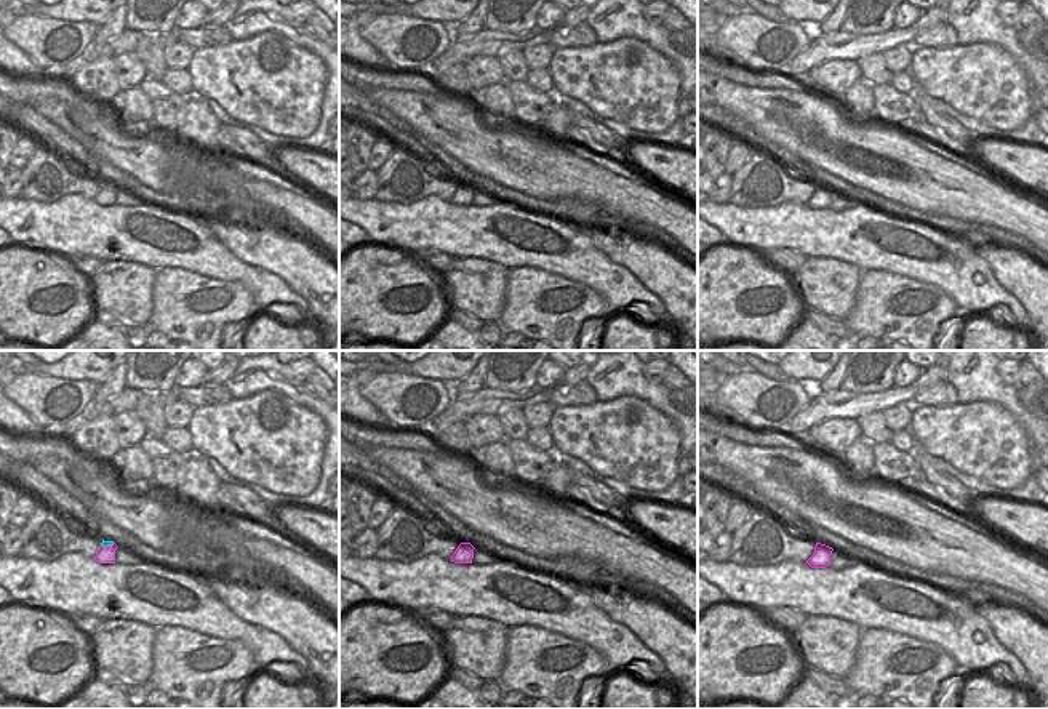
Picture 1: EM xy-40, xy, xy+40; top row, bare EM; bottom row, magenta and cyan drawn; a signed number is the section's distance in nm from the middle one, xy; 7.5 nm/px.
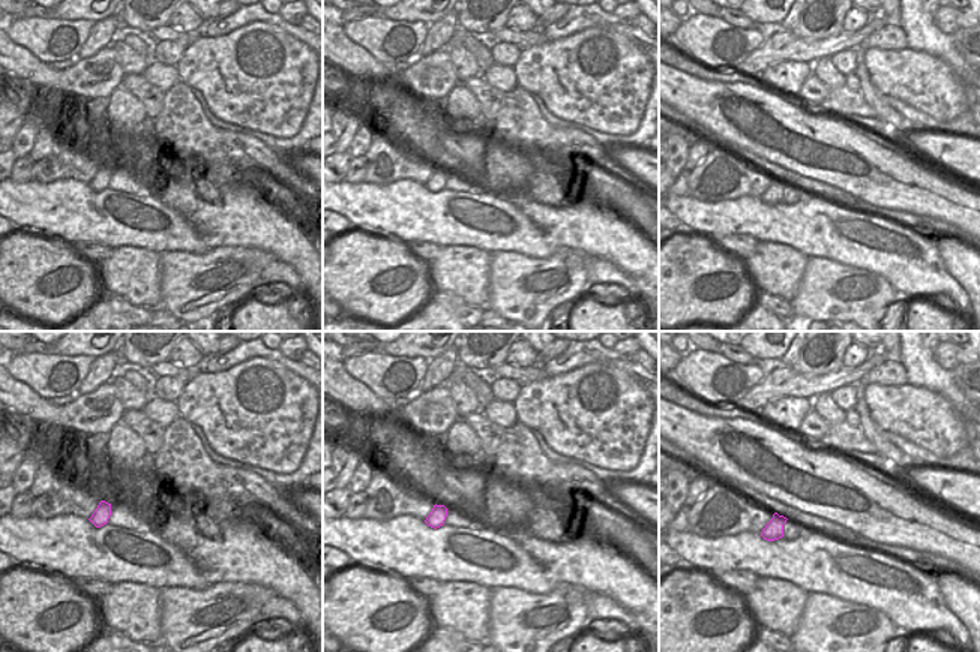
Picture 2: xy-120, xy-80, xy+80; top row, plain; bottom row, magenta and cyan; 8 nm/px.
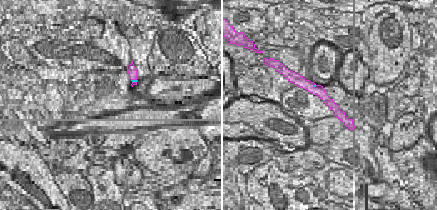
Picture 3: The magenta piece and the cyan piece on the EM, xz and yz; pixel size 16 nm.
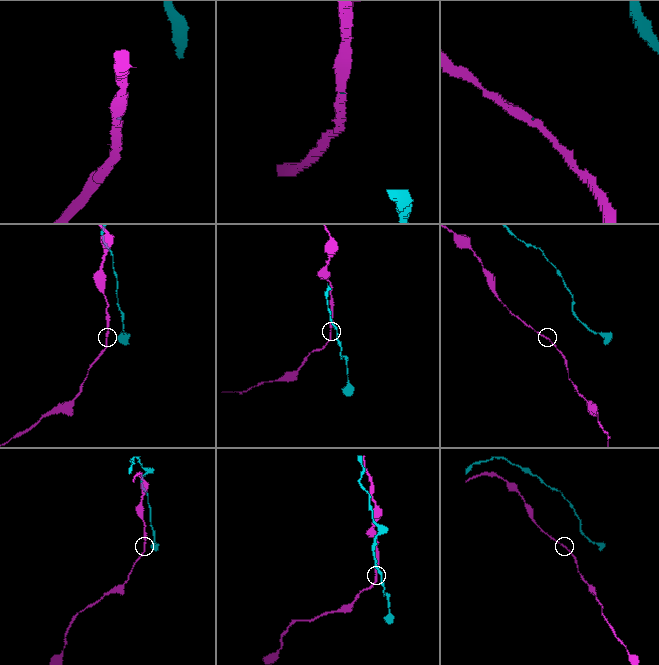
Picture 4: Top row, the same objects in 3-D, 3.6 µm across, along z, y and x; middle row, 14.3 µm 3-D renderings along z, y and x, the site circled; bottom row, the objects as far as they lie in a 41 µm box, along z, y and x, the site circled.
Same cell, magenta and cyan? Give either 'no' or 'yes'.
no

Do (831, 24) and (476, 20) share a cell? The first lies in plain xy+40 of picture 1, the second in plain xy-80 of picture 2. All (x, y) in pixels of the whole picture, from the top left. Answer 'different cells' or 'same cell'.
different cells

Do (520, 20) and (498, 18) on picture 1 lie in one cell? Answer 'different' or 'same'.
same

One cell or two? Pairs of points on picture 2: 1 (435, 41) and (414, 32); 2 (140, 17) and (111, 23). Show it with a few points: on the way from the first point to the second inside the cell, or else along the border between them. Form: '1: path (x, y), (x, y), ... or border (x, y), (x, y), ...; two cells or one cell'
1: border (429, 26), (417, 54); two cells
2: border (123, 15), (120, 23); two cells

